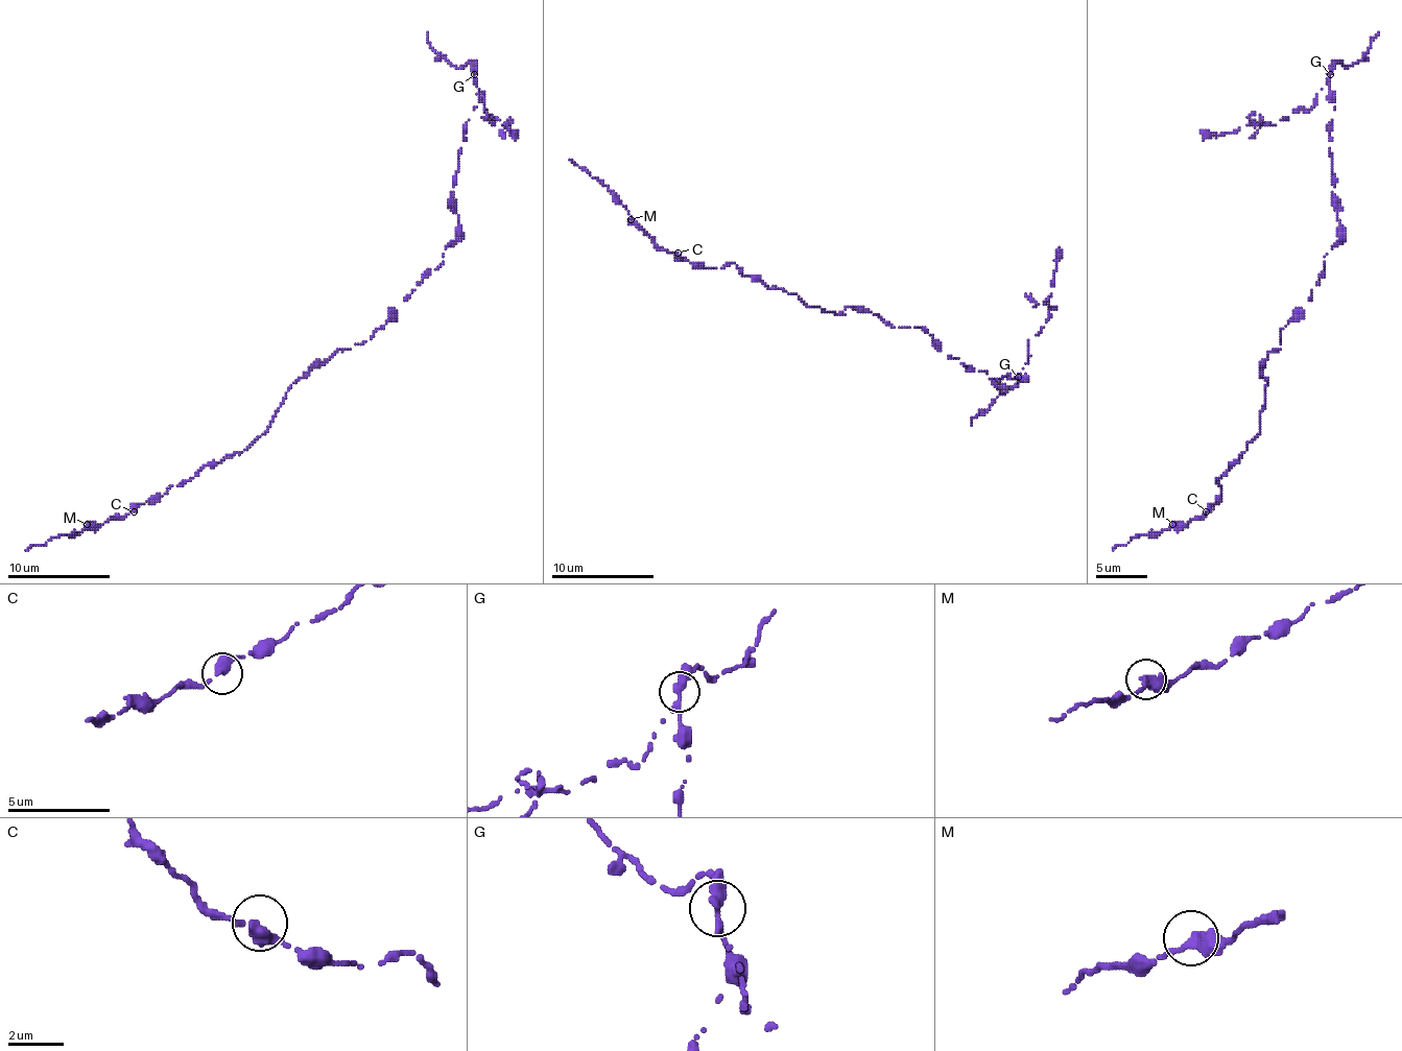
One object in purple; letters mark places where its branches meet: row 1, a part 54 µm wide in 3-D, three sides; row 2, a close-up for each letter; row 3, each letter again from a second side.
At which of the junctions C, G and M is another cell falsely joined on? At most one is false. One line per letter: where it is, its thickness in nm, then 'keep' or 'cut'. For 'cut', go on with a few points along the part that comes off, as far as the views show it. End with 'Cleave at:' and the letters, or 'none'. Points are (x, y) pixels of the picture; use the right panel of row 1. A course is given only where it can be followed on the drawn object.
C: place (1206, 511); calibre 320 nm; keep
G: place (1330, 74); calibre 340 nm; cut; course (1329, 73), (1329, 81), (1311, 106), (1293, 112), (1276, 125), (1246, 125), (1221, 136), (1206, 136), (1201, 130)
M: place (1172, 524); calibre 320 nm; keep
Cleave at: G

